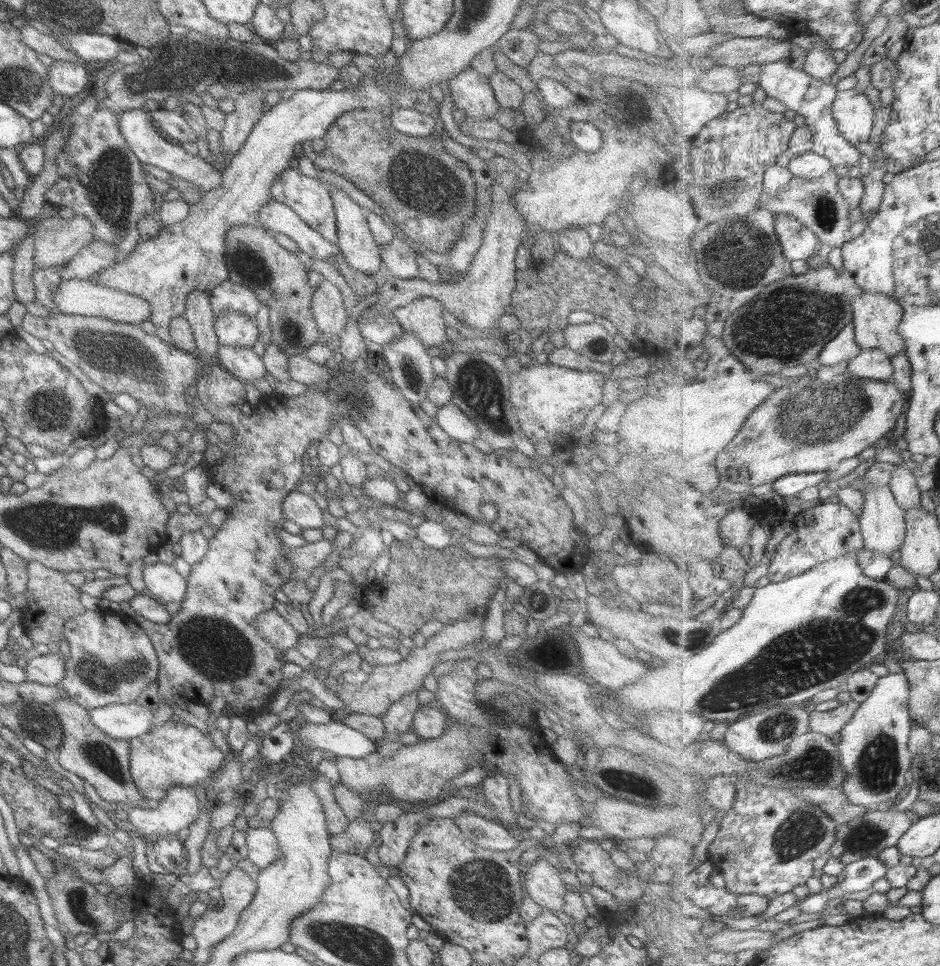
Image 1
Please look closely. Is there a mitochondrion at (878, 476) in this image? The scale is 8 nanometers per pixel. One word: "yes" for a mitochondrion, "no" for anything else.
no

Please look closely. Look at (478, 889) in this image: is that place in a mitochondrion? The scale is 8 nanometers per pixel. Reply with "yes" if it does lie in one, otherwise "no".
yes

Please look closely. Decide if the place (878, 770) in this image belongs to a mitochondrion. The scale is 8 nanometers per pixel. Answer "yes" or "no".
yes

